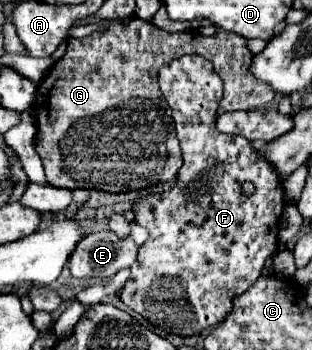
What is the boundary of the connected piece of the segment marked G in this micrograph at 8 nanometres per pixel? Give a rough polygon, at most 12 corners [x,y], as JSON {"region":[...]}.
{"region":[[138,16],[68,40],[30,108],[56,188],[126,192],[182,166],[158,70],[266,106],[244,36]]}

